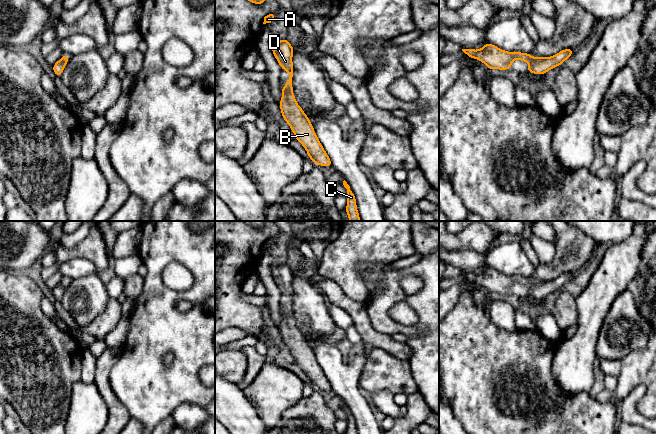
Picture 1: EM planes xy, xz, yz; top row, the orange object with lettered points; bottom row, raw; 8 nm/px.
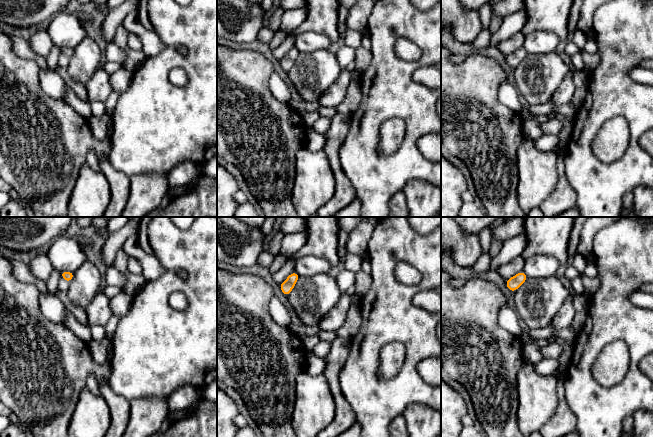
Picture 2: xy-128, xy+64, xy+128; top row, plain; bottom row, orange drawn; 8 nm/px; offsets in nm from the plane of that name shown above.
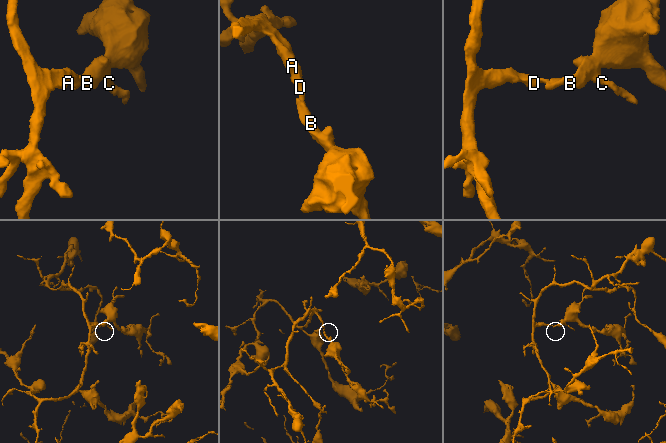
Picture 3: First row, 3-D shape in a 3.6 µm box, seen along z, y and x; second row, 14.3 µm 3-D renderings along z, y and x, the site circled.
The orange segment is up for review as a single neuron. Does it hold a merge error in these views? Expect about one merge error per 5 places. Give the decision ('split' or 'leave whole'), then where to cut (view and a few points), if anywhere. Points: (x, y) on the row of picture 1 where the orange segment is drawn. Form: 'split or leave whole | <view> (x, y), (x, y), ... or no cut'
leave whole | no cut

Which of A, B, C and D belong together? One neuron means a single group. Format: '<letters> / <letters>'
A B C D

